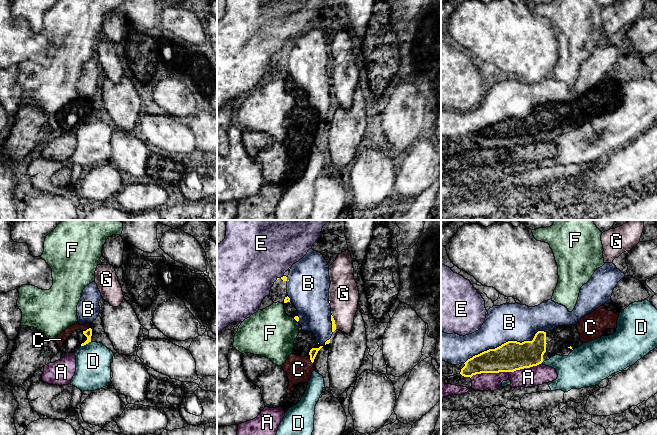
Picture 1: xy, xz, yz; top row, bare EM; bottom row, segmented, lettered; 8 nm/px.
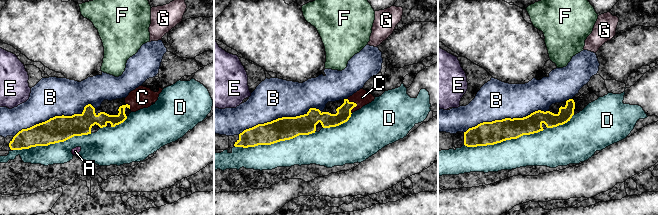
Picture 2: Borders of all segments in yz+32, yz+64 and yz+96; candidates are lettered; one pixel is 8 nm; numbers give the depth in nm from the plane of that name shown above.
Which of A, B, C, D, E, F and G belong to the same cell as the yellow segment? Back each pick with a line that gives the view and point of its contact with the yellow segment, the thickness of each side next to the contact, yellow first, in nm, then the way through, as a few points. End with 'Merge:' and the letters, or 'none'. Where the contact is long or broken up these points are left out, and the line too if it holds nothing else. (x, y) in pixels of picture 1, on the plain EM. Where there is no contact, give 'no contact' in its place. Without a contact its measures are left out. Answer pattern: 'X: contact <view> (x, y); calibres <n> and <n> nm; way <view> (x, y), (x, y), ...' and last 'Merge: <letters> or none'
C: contact xz (310, 135); calibres 70 and 220 nm
Merge: C

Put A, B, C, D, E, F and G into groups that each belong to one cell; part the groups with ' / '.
A / B / C / D / E / F / G

